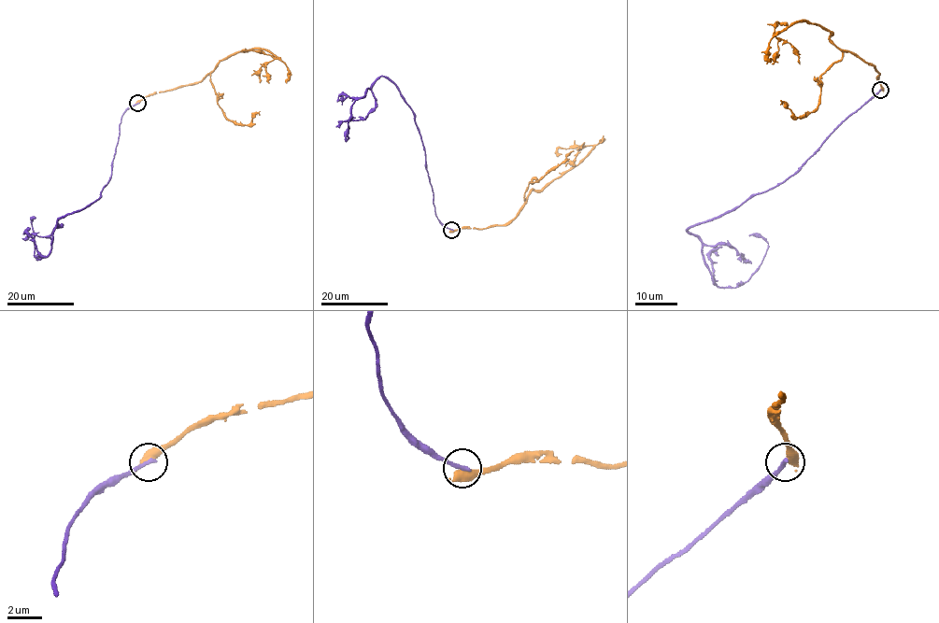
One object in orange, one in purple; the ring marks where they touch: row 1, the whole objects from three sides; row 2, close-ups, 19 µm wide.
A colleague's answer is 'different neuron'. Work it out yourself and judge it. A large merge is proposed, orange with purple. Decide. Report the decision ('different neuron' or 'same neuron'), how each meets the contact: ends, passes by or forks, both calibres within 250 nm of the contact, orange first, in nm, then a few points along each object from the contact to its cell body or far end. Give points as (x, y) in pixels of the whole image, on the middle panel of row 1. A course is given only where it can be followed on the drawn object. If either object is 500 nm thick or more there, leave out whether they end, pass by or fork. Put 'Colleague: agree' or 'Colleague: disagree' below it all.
different neuron; calibres 550 and 240 nm; course orange (451, 230), (507, 224), (533, 190), (542, 190), (568, 171), (592, 146), (559, 148), (558, 152), (561, 154); course purple (451, 229), (435, 215), (419, 129), (410, 106), (391, 81), (380, 77), (354, 102), (349, 126)
Colleague: agree

